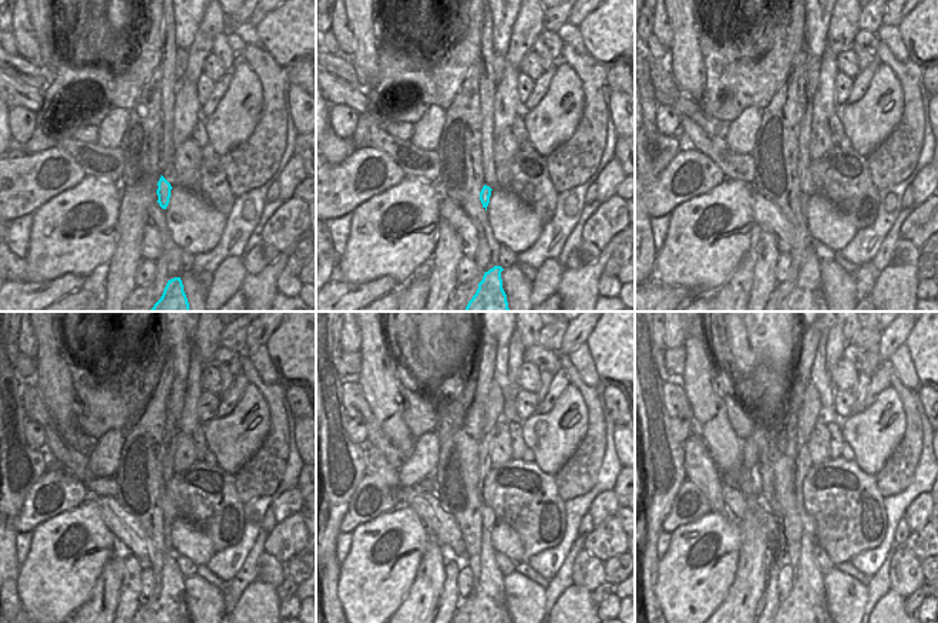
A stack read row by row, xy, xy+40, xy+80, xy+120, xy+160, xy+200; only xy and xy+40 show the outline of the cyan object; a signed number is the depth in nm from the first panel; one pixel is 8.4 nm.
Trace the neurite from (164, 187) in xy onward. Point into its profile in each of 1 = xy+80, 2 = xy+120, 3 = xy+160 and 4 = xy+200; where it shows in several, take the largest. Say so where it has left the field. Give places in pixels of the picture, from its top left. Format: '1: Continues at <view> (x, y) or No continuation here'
1: Continues at xy+80 (803, 199)
2: Continues at xy+120 (171, 600)
3: Continues at xy+160 (487, 600)
4: Continues at xy+200 (806, 600)

